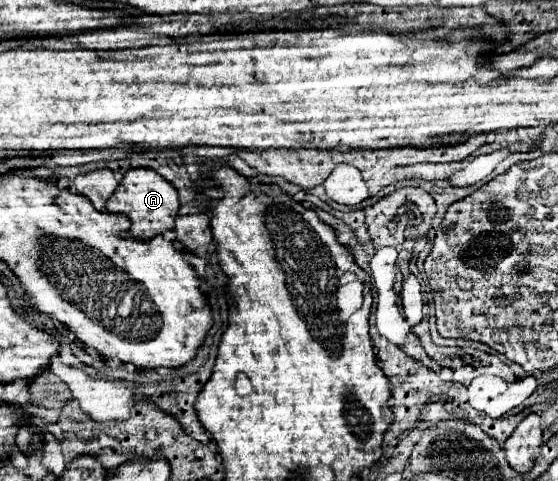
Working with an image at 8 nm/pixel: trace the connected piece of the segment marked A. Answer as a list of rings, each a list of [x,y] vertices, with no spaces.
[[[150,168],[128,170],[116,194],[112,194],[112,198],[108,198],[106,202],[106,212],[126,214],[132,222],[132,228],[130,228],[132,238],[142,238],[142,240],[150,240],[154,236],[164,234],[166,230],[172,230],[174,218],[178,216],[178,208],[180,208],[180,202],[178,202],[176,188]]]

